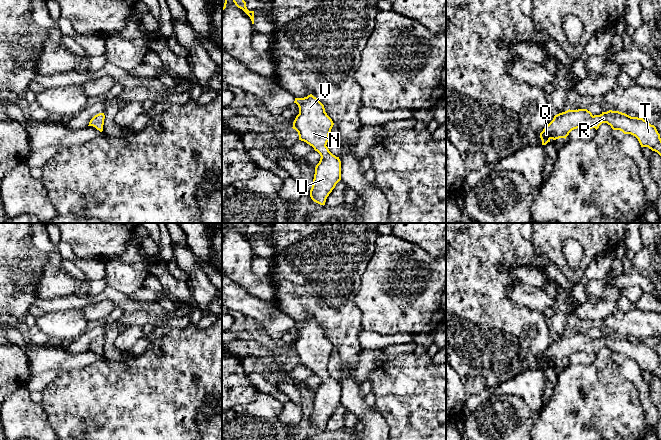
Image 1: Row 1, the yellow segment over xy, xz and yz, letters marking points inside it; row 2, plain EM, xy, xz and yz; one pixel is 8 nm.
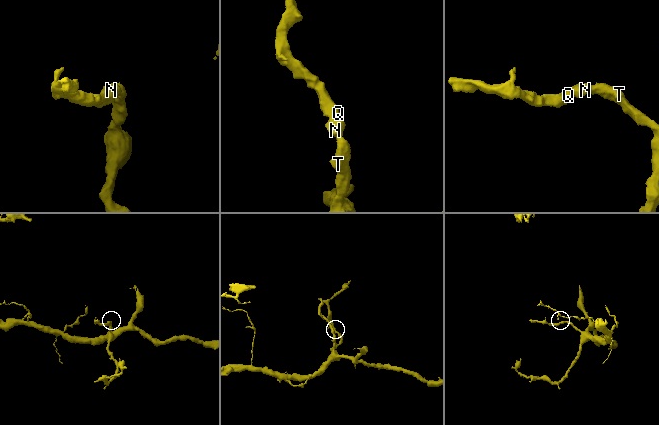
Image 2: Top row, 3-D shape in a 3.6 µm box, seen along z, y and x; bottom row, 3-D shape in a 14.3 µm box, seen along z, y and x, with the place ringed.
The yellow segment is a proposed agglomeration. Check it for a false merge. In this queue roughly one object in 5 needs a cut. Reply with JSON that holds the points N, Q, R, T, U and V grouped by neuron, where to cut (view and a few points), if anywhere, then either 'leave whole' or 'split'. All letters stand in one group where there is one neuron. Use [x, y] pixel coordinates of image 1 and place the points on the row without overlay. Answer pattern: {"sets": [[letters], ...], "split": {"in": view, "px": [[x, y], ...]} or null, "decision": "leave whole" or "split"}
{"sets": [["N", "Q", "R", "T", "U", "V"]], "split": null, "decision": "leave whole"}

